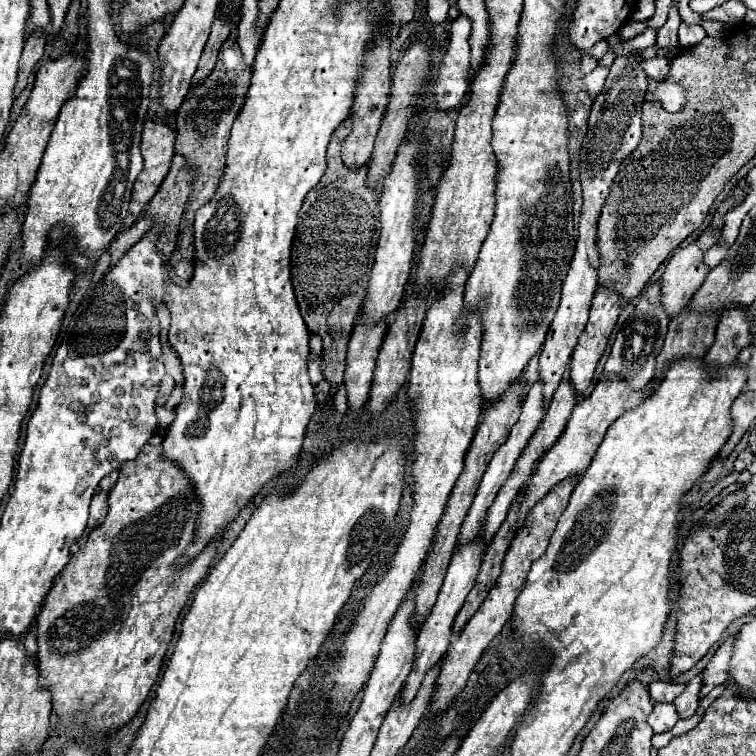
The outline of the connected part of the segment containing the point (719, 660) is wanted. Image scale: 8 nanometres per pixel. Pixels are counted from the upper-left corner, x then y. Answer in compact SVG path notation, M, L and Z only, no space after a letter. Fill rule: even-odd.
M727 638L719 650L715 652L715 656L711 658L711 662L707 664L703 676L703 690L701 690L701 698L707 696L715 686L719 684L725 684L729 680L729 664L731 664L731 656L733 656L733 644L735 644L735 638Z

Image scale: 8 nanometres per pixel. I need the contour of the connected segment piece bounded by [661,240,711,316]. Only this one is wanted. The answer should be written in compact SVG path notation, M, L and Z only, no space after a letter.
M699 240L673 252L661 276L661 302L669 316L687 306L709 270L699 250Z

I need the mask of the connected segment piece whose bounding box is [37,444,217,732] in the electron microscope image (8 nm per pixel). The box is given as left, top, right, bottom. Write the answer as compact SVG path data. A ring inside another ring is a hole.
M143 446L139 458L123 462L119 468L119 480L109 492L109 514L105 522L91 530L85 548L71 556L71 562L49 590L37 620L41 686L51 688L53 712L63 726L85 722L91 732L109 732L129 722L145 702L161 670L175 622L189 602L193 588L205 578L217 552L217 540L213 540L187 566L175 566L177 558L195 540L199 510L201 502L189 476L163 456L161 446Z

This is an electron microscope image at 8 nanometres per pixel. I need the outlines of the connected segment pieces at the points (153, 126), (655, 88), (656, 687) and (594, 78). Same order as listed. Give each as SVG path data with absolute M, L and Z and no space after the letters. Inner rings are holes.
M145 120L141 154L145 160L145 168L135 180L129 214L125 218L125 226L131 226L141 216L143 208L159 190L163 178L171 168L171 158L175 156L175 130L159 120Z
M649 80L649 92L647 100L657 100L663 104L665 110L677 112L685 106L685 88L679 82L669 82L669 80Z
M663 680L649 684L649 694L653 702L673 702L683 690L685 690L685 684L673 684Z
M597 66L589 74L585 74L585 84L593 98L595 98L595 94L599 94L599 88L603 88L605 78L607 78L607 68L603 68L603 66Z

